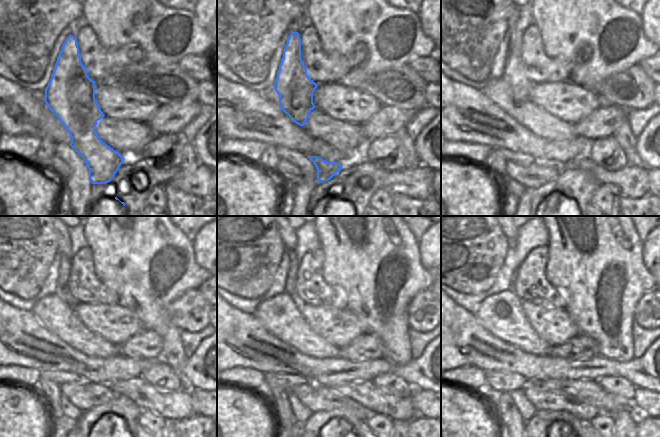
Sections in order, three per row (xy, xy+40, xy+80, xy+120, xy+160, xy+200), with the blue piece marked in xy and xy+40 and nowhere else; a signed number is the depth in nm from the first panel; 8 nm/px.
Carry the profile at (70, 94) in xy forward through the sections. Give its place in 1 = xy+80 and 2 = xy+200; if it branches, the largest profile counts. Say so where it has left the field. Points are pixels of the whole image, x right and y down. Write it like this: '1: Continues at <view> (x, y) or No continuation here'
1: Continues at xy+80 (515, 73)
2: Continues at xy+200 (511, 236)

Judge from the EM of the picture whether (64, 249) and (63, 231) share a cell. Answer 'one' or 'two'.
one

